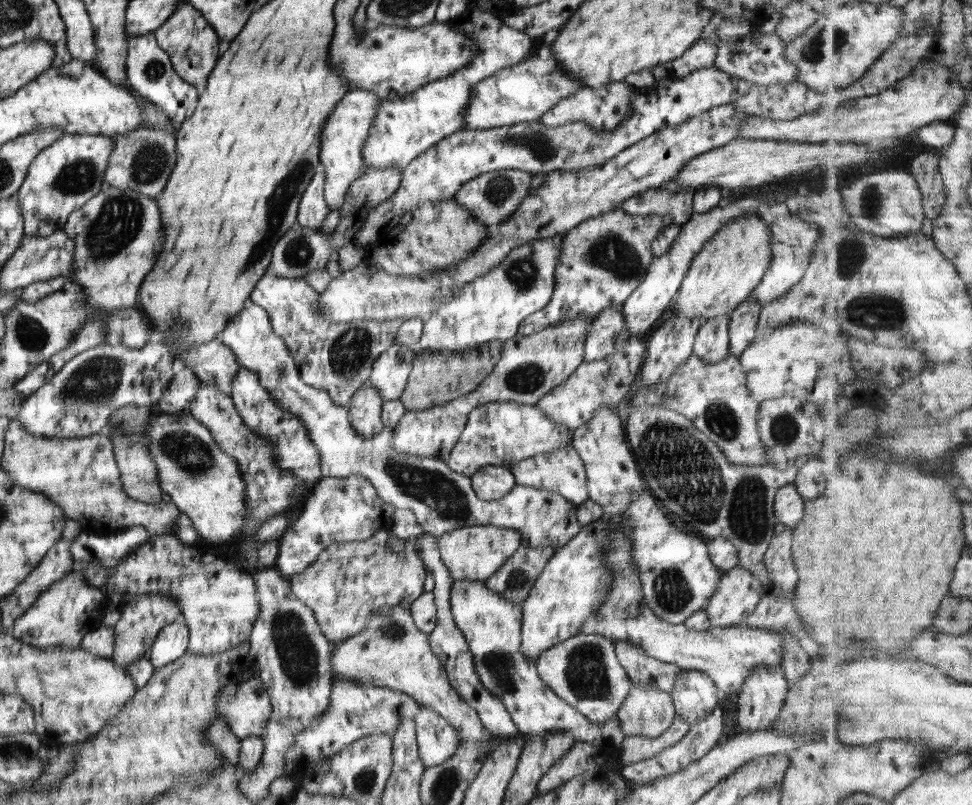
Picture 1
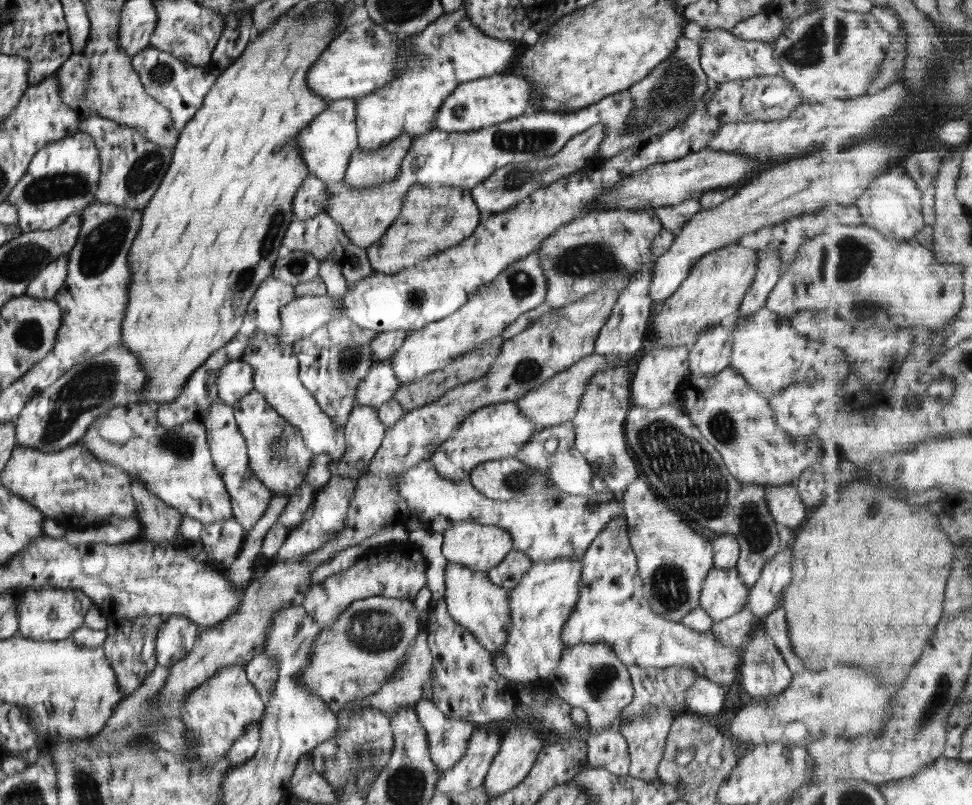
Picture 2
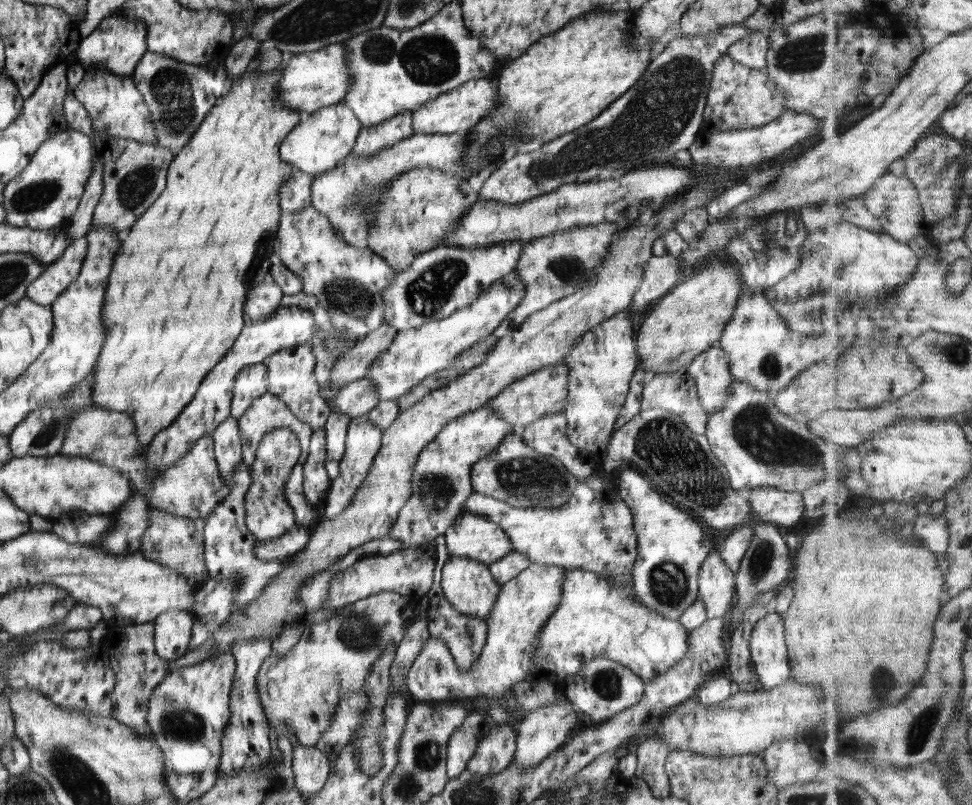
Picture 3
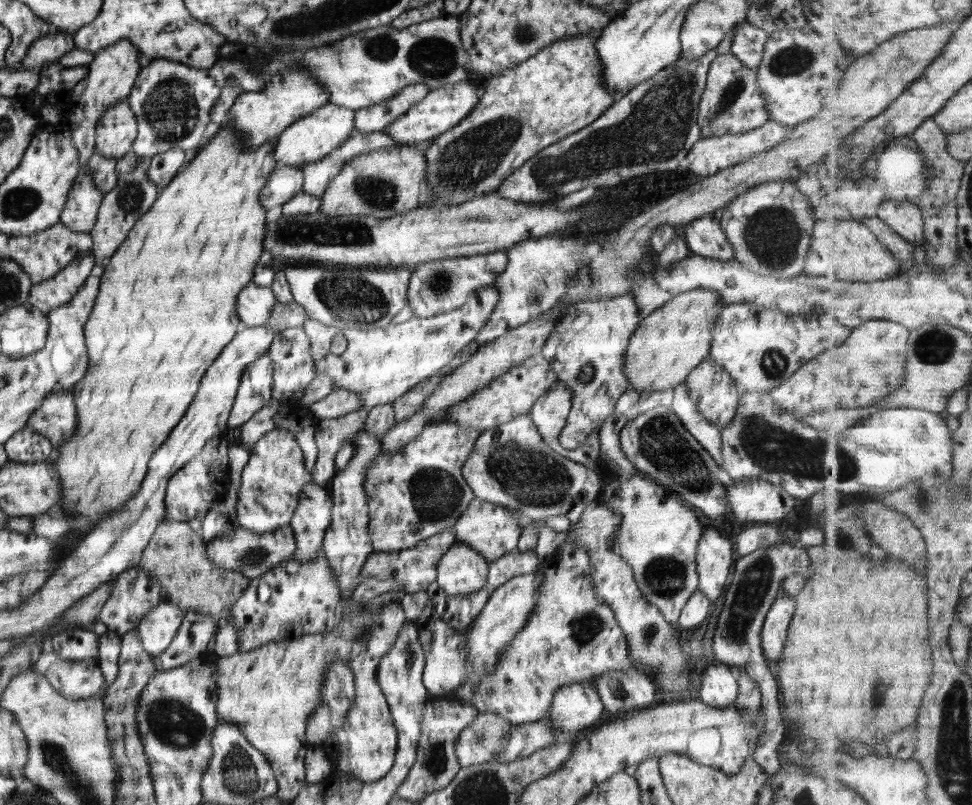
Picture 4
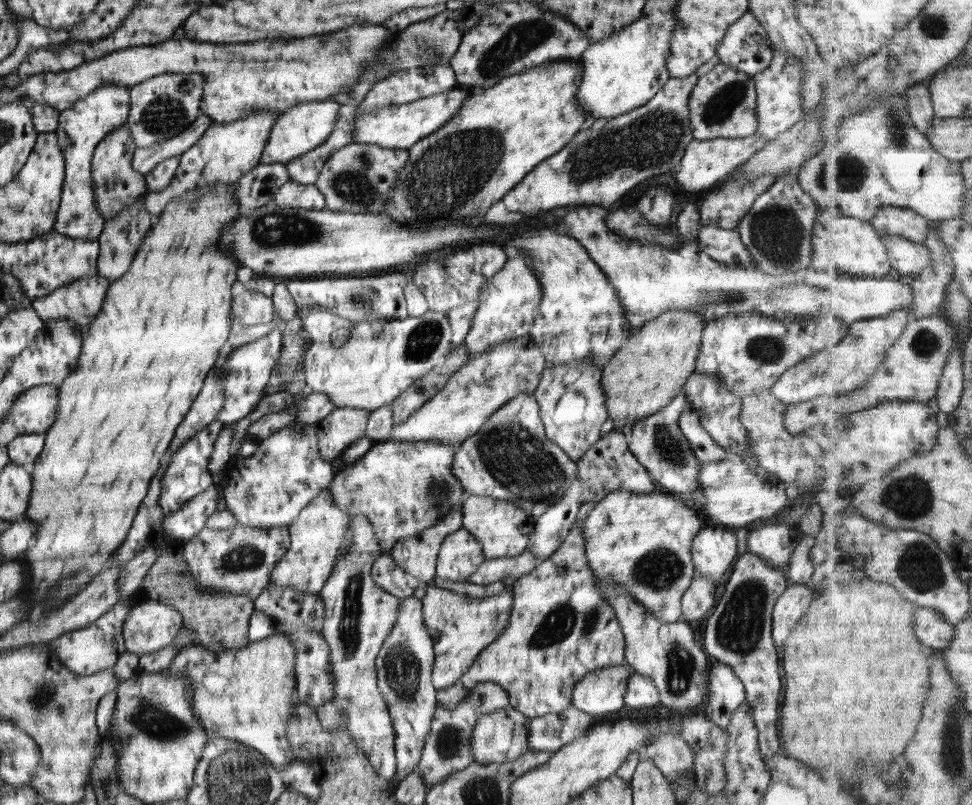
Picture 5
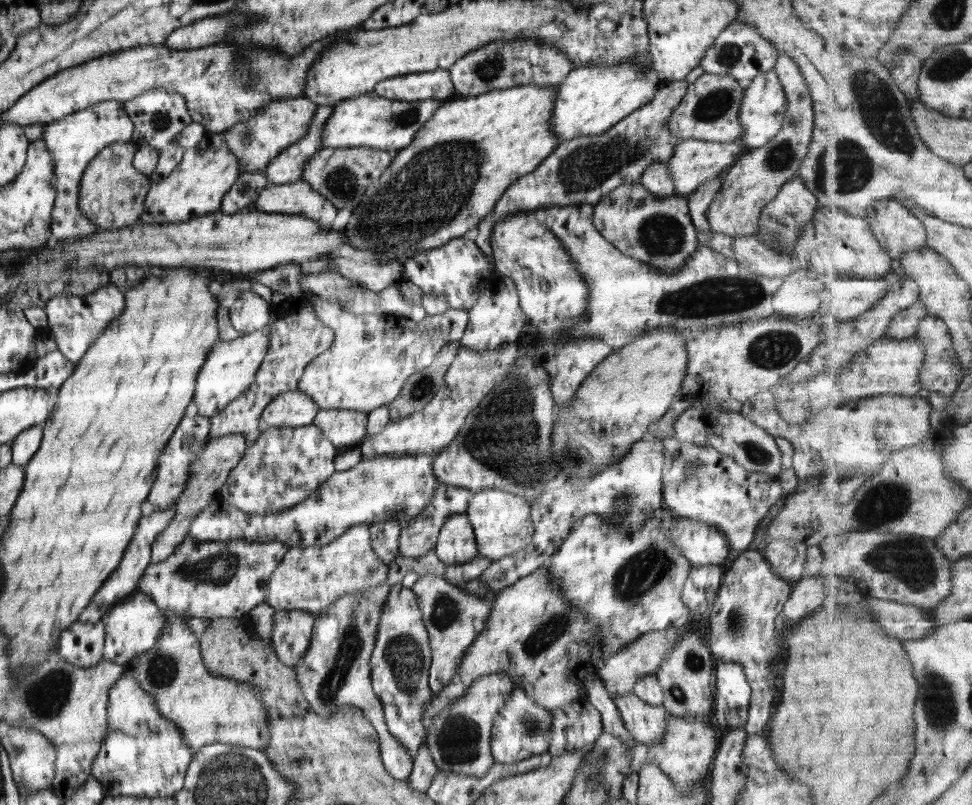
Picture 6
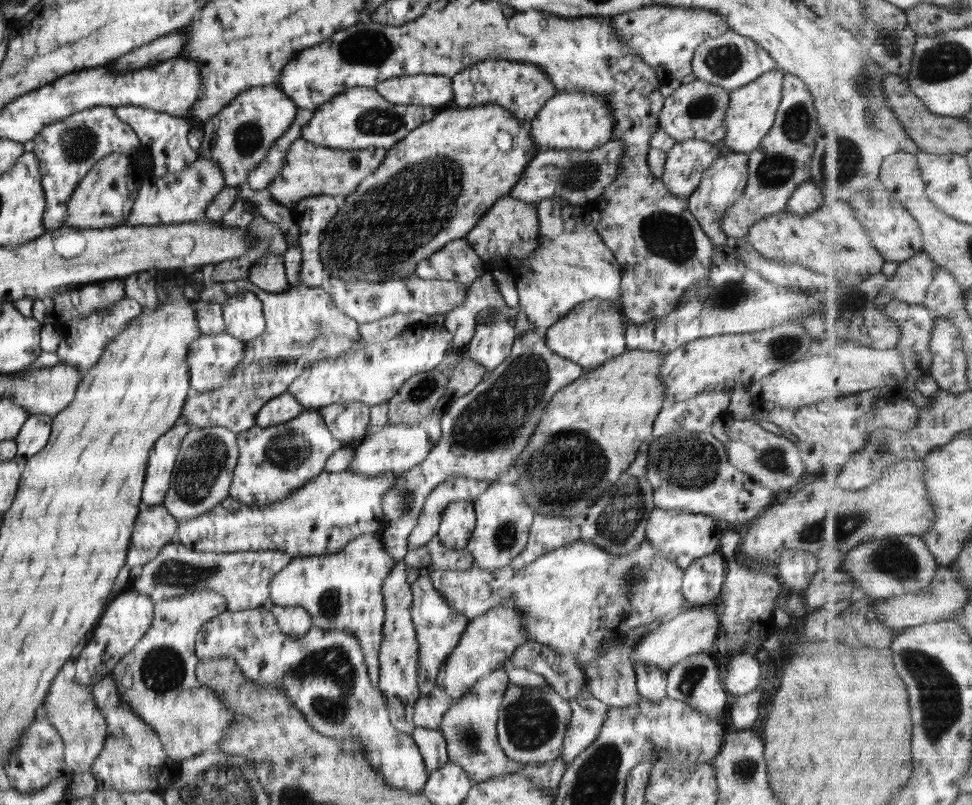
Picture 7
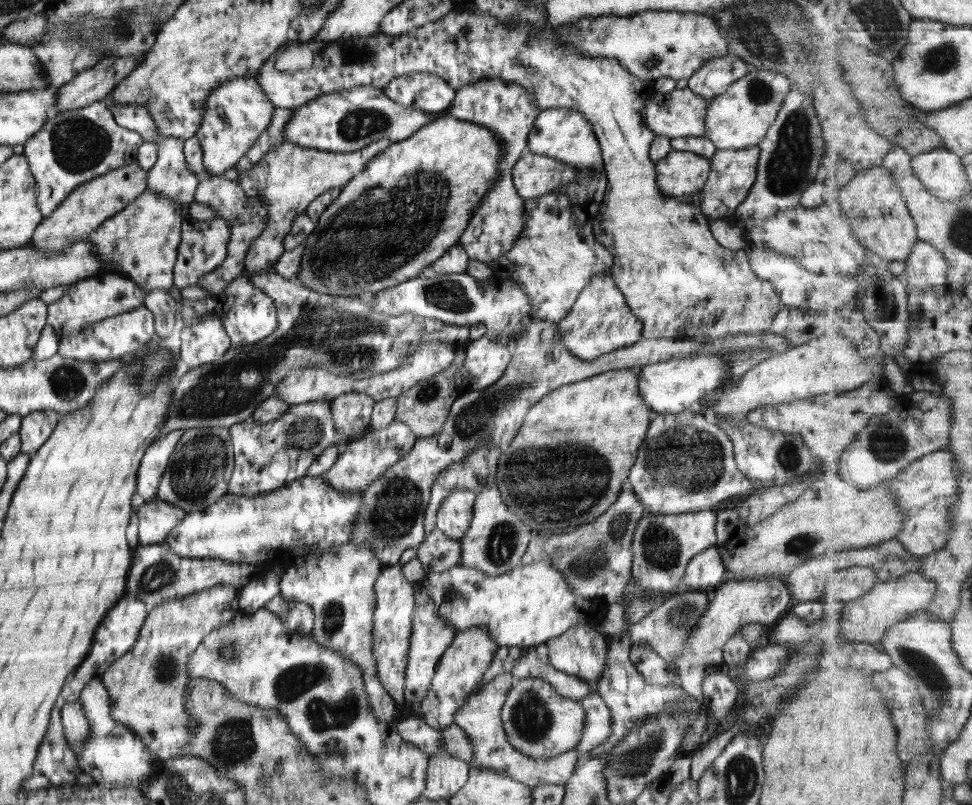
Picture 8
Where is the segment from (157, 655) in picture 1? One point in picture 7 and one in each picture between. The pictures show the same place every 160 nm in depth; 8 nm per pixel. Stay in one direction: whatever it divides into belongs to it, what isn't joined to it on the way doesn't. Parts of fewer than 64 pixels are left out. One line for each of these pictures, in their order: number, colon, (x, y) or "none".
2: (176, 634)
3: (172, 628)
4: (156, 629)
5: (149, 625)
6: (132, 625)
7: (125, 618)

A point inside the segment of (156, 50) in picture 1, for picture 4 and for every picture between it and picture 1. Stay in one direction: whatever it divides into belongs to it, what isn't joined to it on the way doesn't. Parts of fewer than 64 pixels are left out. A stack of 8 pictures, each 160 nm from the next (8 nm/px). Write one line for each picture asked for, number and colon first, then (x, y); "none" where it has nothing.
2: (179, 87)
3: (178, 96)
4: (171, 102)

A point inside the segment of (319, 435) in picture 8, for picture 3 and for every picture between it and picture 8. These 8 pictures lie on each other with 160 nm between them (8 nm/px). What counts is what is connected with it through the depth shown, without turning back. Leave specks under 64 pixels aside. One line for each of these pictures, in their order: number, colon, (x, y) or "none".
3: (267, 515)
4: (270, 481)
5: (268, 488)
6: (284, 465)
7: (272, 462)

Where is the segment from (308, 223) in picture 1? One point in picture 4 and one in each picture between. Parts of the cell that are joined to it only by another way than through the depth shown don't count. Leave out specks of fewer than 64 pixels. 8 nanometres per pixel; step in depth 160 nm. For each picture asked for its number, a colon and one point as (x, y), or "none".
2: (309, 198)
3: (294, 194)
4: (285, 181)

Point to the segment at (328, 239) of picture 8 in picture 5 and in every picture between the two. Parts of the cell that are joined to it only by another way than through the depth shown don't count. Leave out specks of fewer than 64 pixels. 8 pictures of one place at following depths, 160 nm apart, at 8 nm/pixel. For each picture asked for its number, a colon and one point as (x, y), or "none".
5: (500, 133)
6: (453, 171)
7: (432, 186)

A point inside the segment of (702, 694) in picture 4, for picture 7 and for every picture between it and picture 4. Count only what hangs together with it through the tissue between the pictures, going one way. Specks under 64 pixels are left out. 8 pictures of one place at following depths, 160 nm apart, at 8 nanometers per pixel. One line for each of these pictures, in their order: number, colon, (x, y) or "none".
5: (725, 692)
6: (732, 693)
7: (742, 674)

